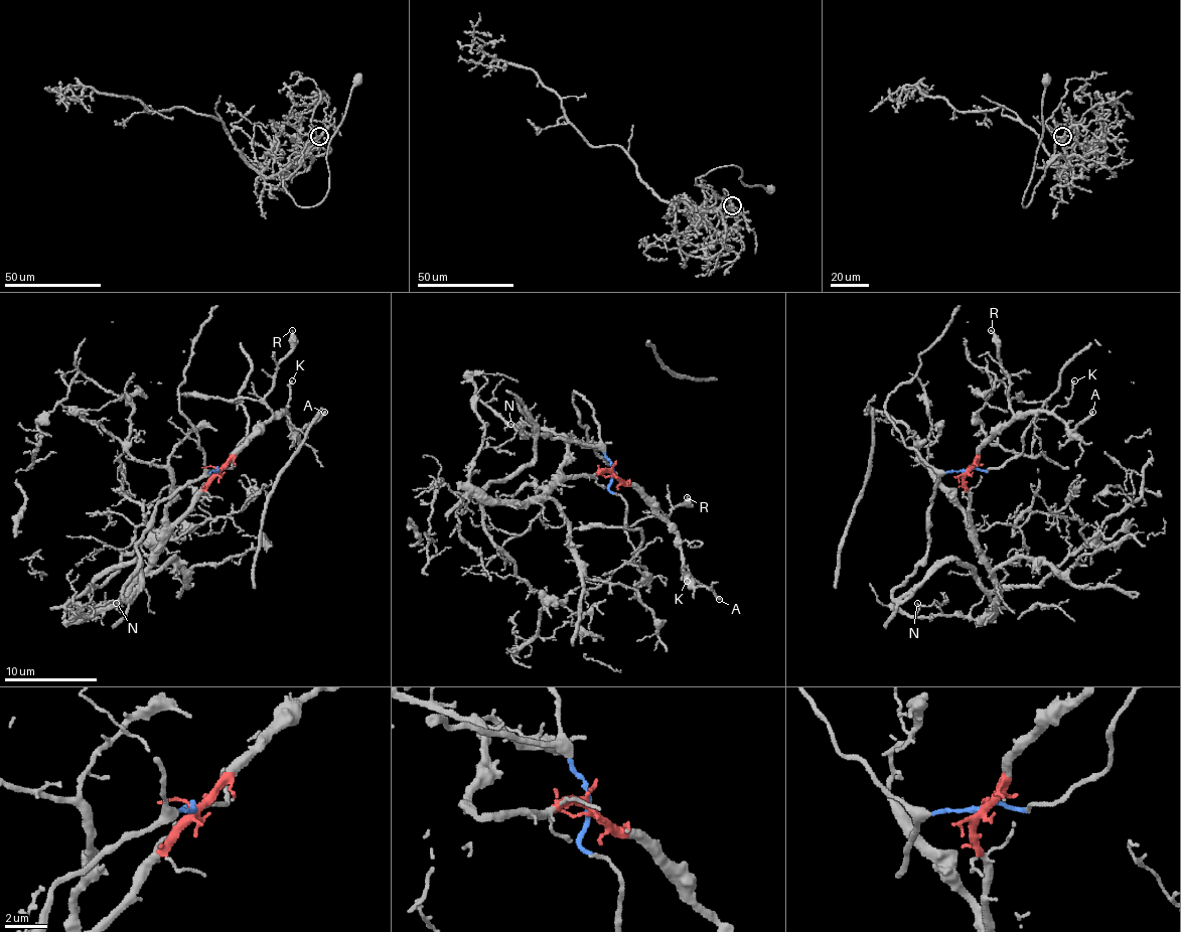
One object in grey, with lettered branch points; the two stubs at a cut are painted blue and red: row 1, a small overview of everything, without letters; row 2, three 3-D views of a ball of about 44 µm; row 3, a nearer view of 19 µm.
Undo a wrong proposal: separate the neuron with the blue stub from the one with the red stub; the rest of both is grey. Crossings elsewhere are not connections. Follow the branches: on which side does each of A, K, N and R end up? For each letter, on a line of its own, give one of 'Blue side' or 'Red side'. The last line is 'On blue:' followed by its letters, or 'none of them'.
A: Red side
K: Red side
N: Red side
R: Red side
On blue: none of them

